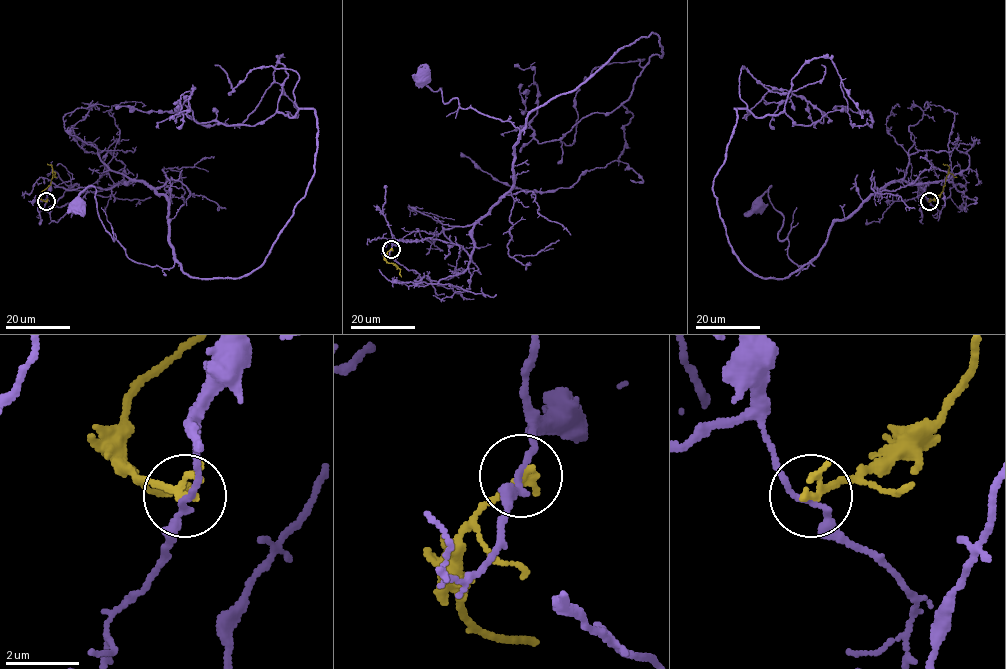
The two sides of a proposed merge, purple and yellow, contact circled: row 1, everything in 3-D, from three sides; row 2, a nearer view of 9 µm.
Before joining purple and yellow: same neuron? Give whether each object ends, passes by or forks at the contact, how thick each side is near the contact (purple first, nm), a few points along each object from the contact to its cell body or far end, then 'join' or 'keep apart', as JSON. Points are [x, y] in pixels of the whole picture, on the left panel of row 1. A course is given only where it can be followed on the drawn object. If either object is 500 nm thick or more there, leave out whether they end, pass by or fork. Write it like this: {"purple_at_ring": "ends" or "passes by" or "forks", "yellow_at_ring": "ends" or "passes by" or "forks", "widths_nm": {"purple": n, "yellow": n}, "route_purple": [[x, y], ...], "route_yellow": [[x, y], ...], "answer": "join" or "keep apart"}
{"purple_at_ring": "passes by", "yellow_at_ring": "passes by", "widths_nm": {"purple": 150, "yellow": 170}, "route_purple": [[46, 201], [52, 183], [145, 181], [167, 201], [174, 264], [127, 256], [93, 186], [77, 205]], "route_yellow": [[46, 201], [40, 194], [50, 184], [52, 167], [47, 164]], "answer": "keep apart"}

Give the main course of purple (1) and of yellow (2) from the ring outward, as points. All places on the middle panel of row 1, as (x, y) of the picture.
1: (391, 249), (438, 239), (470, 254), (473, 226), (512, 185), (519, 130), (457, 98), (445, 103), (422, 77)
2: (391, 249), (385, 260), (397, 265), (397, 269), (392, 263)

